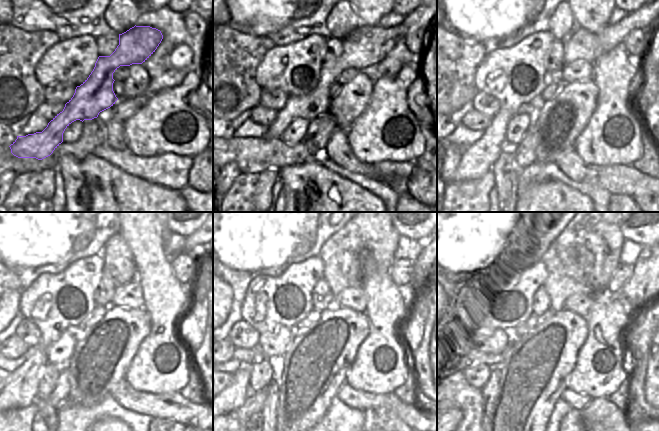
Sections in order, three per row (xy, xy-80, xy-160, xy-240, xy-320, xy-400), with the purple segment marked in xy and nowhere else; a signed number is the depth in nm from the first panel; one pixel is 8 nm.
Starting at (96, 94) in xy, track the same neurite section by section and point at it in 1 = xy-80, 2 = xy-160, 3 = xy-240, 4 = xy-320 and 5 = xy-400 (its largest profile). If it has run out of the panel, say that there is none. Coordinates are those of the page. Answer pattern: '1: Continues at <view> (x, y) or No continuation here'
1: Continues at xy-80 (367, 45)
2: Continues at xy-160 (581, 44)
3: Continues at xy-240 (192, 243)
4: No continuation here
5: No continuation here

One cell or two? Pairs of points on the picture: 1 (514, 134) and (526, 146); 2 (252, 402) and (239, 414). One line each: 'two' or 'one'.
1: two
2: one

